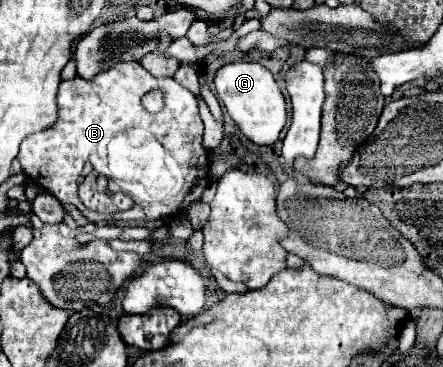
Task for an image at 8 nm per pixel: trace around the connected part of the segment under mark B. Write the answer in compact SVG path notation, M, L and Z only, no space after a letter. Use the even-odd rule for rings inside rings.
M119 61L119 63L115 63L111 69L107 69L107 71L103 71L103 73L97 73L91 81L81 79L81 77L75 77L75 79L69 79L69 81L61 81L59 95L57 95L57 103L59 103L59 119L57 119L57 123L55 123L53 127L45 129L45 131L41 131L41 133L35 133L35 135L27 137L27 139L21 143L21 151L19 151L17 159L19 159L19 163L21 163L23 171L25 171L25 175L27 175L29 179L33 179L37 185L41 185L45 191L53 193L61 203L69 203L69 205L79 207L81 213L83 213L89 221L97 223L97 221L101 221L101 219L105 219L105 221L151 221L151 219L161 219L161 217L173 217L175 213L187 211L193 203L197 203L197 201L201 199L205 187L209 185L209 163L211 163L209 151L203 147L203 121L201 121L201 117L199 117L199 109L197 109L197 99L195 99L195 95L193 95L191 91L187 91L183 85L179 85L175 79L157 79L157 77L151 77L151 73L147 73L147 69L143 69L143 65L137 63L137 61L129 61L129 63ZM149 91L161 91L161 93L163 93L163 109L161 109L161 113L147 113L147 109L143 107L141 97L147 95ZM85 163L91 163L95 171L105 173L107 179L109 179L109 183L111 183L111 189L123 191L125 195L129 195L129 197L133 199L135 205L133 205L129 211L119 211L119 213L111 213L111 215L93 213L93 211L85 209L85 205L83 205L81 199L77 197L77 173L83 171Z

